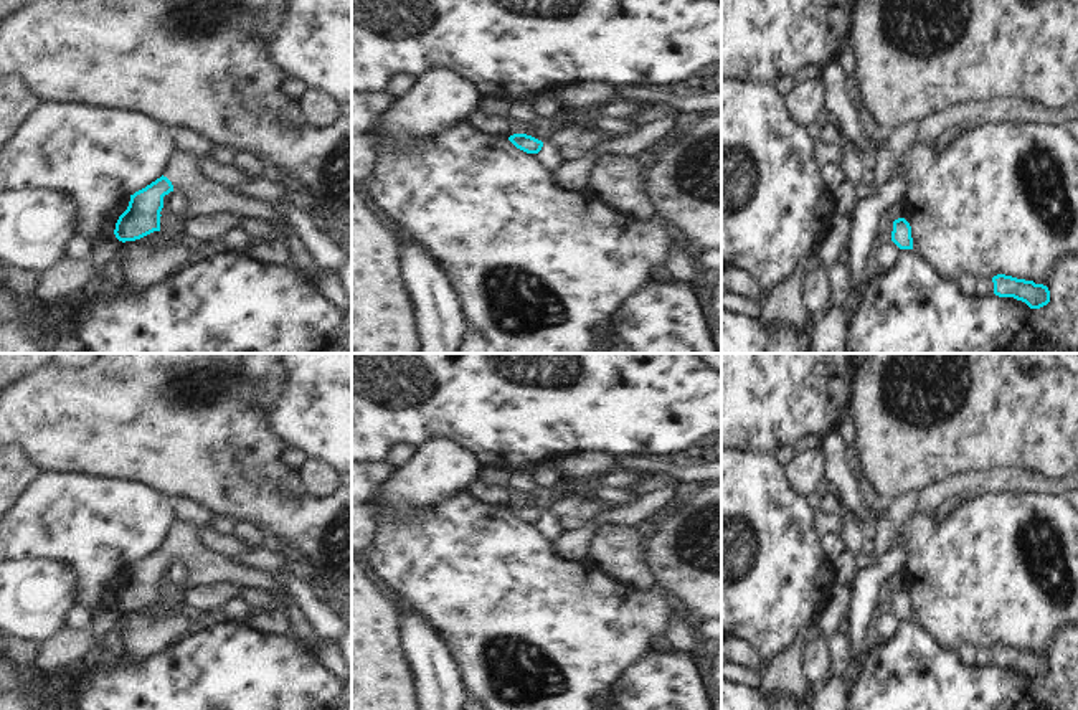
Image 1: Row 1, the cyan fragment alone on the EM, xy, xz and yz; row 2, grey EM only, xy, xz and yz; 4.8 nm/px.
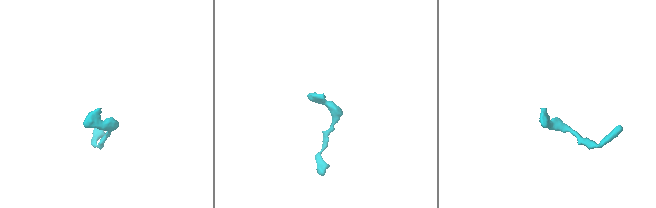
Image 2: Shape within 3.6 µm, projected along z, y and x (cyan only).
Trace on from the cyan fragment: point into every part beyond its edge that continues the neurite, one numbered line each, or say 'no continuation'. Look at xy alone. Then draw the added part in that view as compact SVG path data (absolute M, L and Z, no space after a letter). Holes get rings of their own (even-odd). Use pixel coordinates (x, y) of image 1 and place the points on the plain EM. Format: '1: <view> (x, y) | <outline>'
1: xy (205, 563) | M190 520L173 522L163 547L173 558L183 561L188 568L185 588L228 581L238 586L256 586L276 594L289 596L289 604L296 604L296 598L279 585L271 571L244 565L231 555L223 553L201 540L201 527Z

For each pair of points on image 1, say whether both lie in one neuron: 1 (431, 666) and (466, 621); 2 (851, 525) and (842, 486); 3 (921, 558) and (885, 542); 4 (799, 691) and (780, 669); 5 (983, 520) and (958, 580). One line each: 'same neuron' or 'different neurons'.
1: different neurons
2: different neurons
3: different neurons
4: same neuron
5: same neuron

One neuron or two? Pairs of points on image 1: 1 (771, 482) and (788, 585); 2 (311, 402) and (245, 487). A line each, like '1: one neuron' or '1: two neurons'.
1: one neuron
2: two neurons

